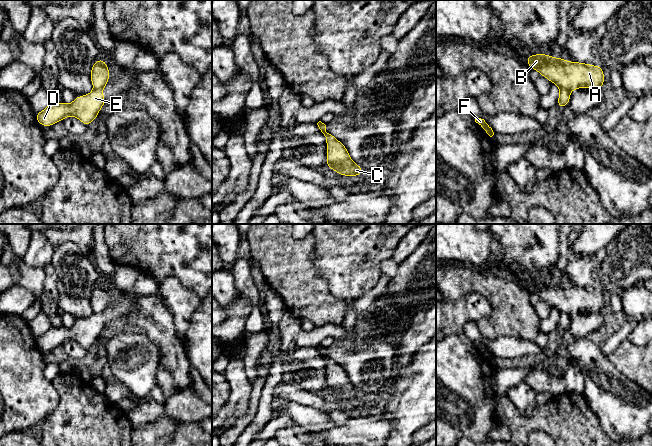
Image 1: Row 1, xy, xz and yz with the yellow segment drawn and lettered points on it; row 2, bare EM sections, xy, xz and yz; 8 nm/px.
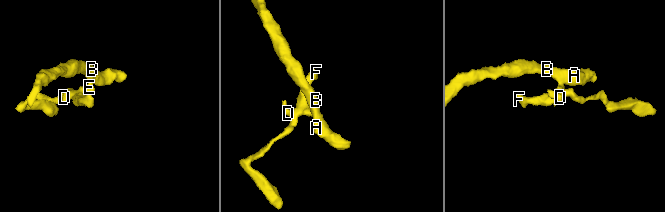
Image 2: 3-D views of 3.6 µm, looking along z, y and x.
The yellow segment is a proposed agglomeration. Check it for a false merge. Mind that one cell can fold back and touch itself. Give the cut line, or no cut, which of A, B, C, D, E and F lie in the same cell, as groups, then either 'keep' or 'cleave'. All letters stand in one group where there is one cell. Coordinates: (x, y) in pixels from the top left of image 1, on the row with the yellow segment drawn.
cut yz (561, 88), (569, 91); groups A B C / D E F; cleave

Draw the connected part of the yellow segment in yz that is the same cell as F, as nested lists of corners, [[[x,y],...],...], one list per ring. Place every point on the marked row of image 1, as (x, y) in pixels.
[[[477,118],[475,119],[475,122],[478,123],[481,128],[490,136],[492,137],[494,135],[494,132],[492,130],[492,128],[489,126],[489,124],[487,123],[487,121],[485,121],[484,119],[481,118]]]

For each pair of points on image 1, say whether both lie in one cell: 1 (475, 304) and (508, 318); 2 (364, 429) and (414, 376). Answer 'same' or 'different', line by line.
1: different
2: different

